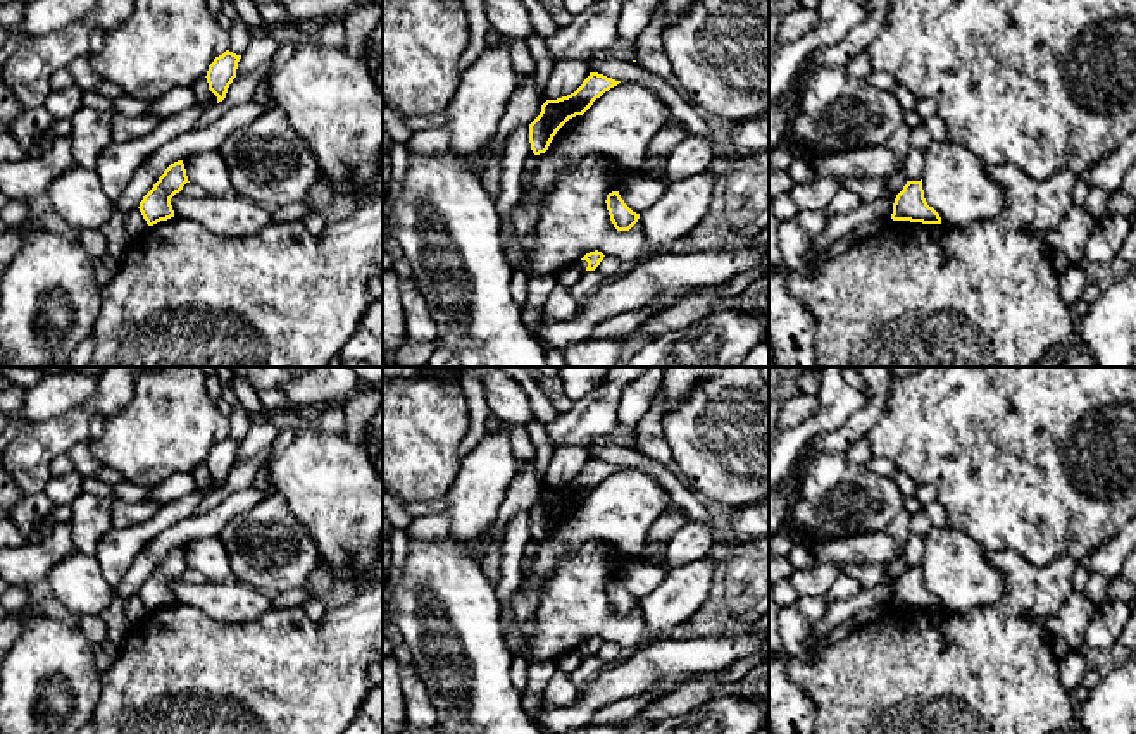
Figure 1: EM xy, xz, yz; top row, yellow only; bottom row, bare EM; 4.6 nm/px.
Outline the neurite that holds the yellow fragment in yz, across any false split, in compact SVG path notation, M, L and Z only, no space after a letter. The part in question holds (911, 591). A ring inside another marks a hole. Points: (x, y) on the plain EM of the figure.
M907 567L893 589L893 606L941 610L939 600L927 591L921 567Z

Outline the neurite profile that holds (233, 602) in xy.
M176 579L171 584L174 603L190 605L219 622L250 622L271 608L267 596L247 584L229 579L226 582L188 584Z

